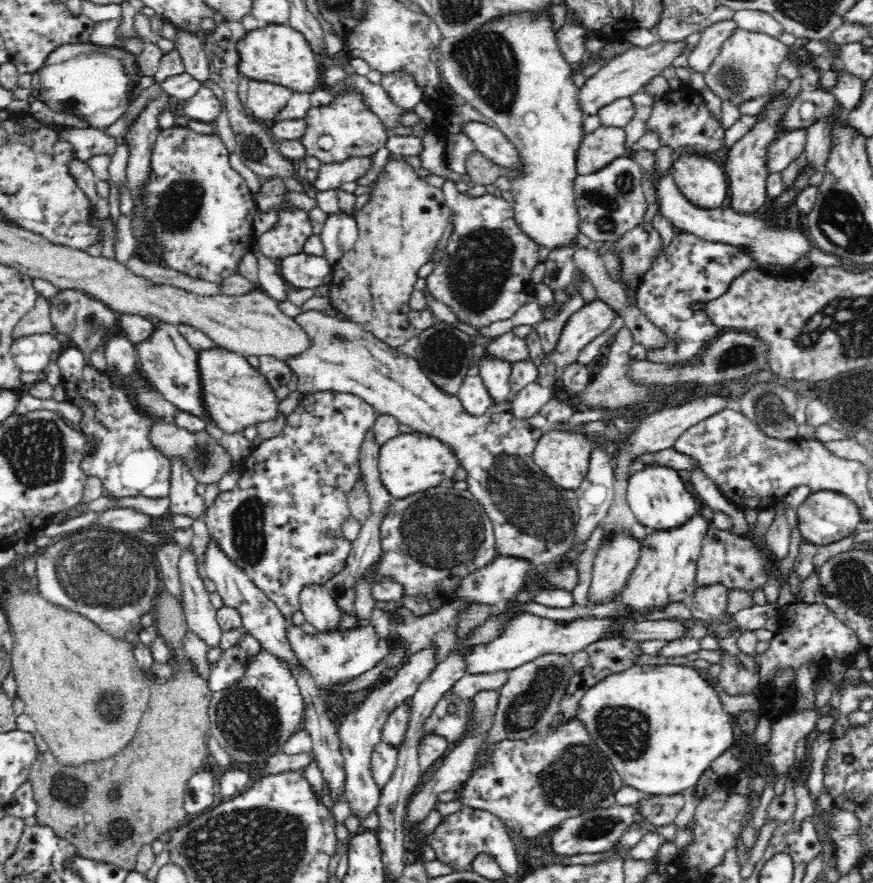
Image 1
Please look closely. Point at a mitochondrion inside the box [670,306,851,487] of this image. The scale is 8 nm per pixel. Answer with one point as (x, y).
(769, 409)

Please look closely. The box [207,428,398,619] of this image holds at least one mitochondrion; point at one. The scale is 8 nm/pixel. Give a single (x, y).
(248, 536)

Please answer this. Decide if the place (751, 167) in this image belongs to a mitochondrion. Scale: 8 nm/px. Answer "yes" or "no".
no

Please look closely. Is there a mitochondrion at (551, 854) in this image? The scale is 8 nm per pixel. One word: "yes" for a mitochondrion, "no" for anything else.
no

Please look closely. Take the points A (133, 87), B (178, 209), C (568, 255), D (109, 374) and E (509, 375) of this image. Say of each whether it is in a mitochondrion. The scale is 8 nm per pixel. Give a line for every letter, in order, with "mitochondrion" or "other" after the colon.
A: other
B: mitochondrion
C: other
D: other
E: other

